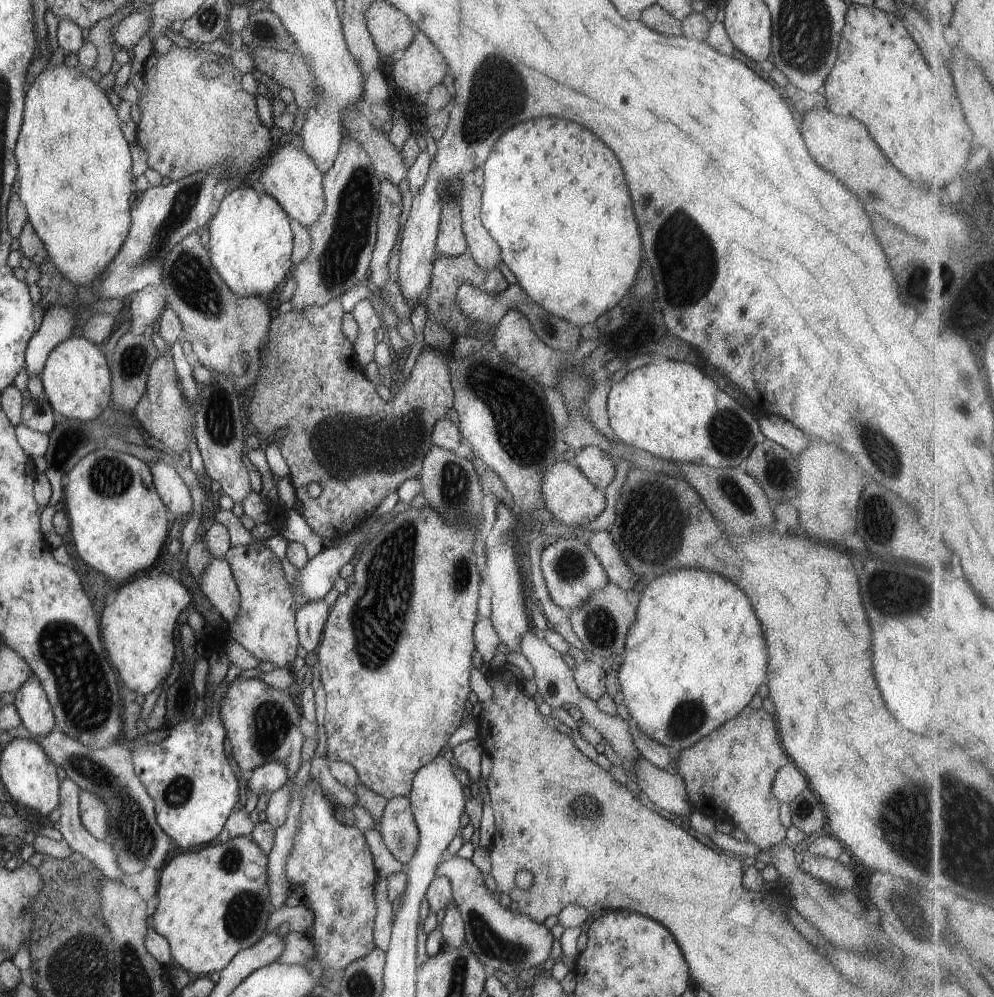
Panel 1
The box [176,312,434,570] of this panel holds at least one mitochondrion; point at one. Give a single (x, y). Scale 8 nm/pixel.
(345, 446)

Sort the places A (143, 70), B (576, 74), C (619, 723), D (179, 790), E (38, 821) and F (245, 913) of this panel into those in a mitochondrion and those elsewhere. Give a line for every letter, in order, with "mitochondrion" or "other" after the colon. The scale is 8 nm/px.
A: other
B: other
C: other
D: mitochondrion
E: other
F: mitochondrion

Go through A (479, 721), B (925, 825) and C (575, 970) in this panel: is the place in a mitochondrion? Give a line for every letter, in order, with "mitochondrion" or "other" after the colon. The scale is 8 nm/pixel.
A: other
B: mitochondrion
C: other

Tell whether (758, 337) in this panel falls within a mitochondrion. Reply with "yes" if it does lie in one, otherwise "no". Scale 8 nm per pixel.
no

